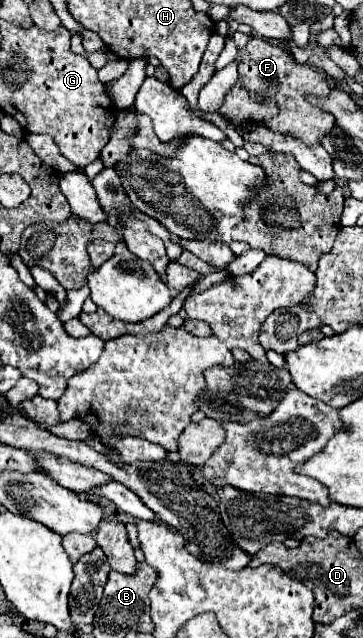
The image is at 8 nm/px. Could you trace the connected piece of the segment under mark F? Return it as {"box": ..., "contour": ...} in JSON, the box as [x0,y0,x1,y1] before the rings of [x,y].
{"box":[235,38,335,146],"contour":[[[251,38],[247,42],[247,46],[237,52],[235,60],[239,66],[239,80],[243,82],[243,86],[247,86],[253,92],[261,92],[265,96],[271,96],[279,104],[279,116],[265,122],[265,126],[269,130],[293,134],[295,138],[303,140],[307,146],[321,144],[321,138],[327,136],[329,130],[335,126],[335,118],[329,112],[307,104],[303,96],[307,92],[317,94],[317,96],[329,94],[331,86],[329,86],[323,72],[317,72],[315,68],[311,68],[307,64],[305,66],[297,64],[287,50],[273,46],[273,44],[265,42],[263,38]]]}

